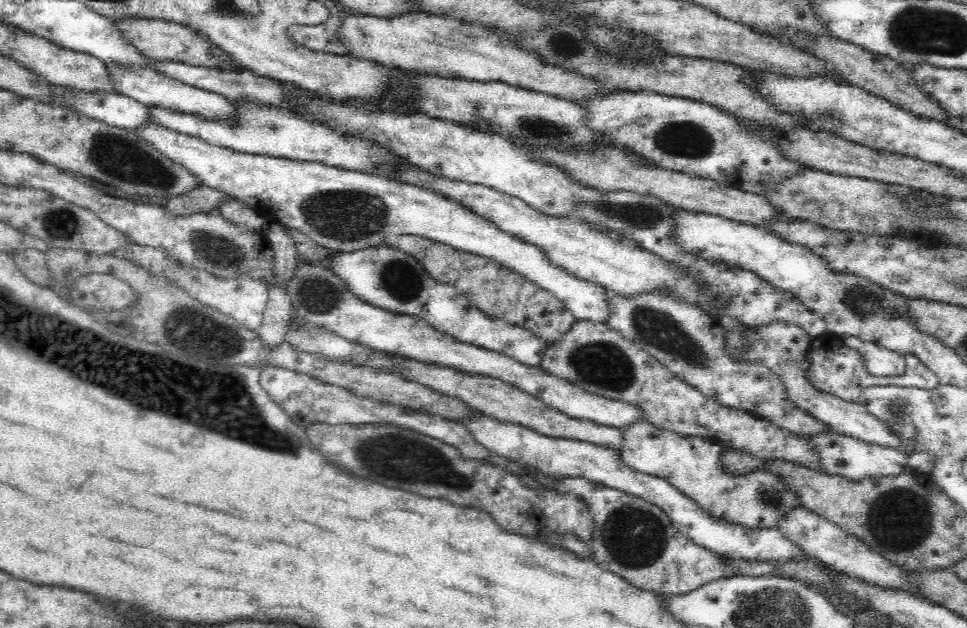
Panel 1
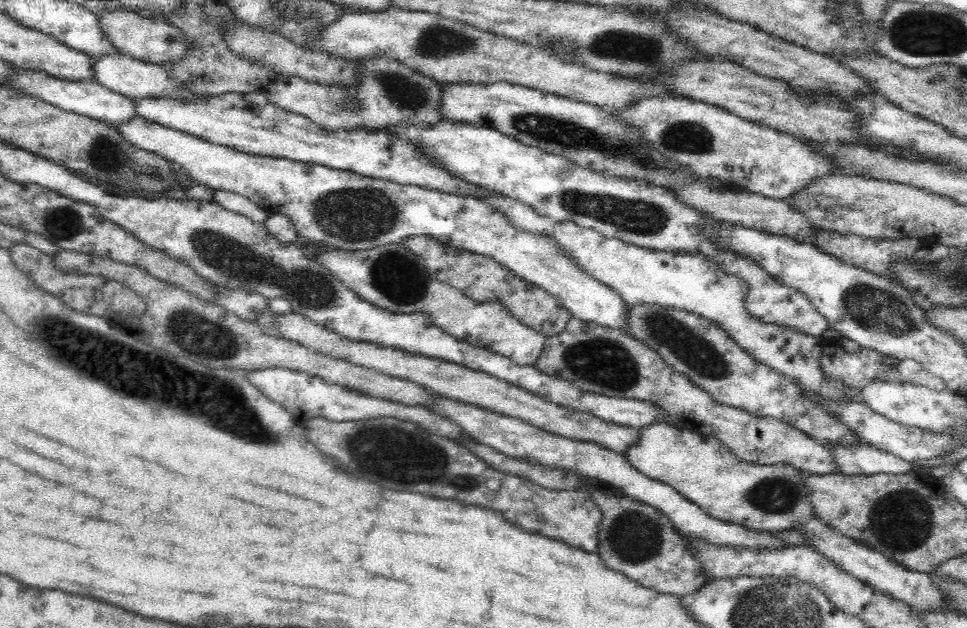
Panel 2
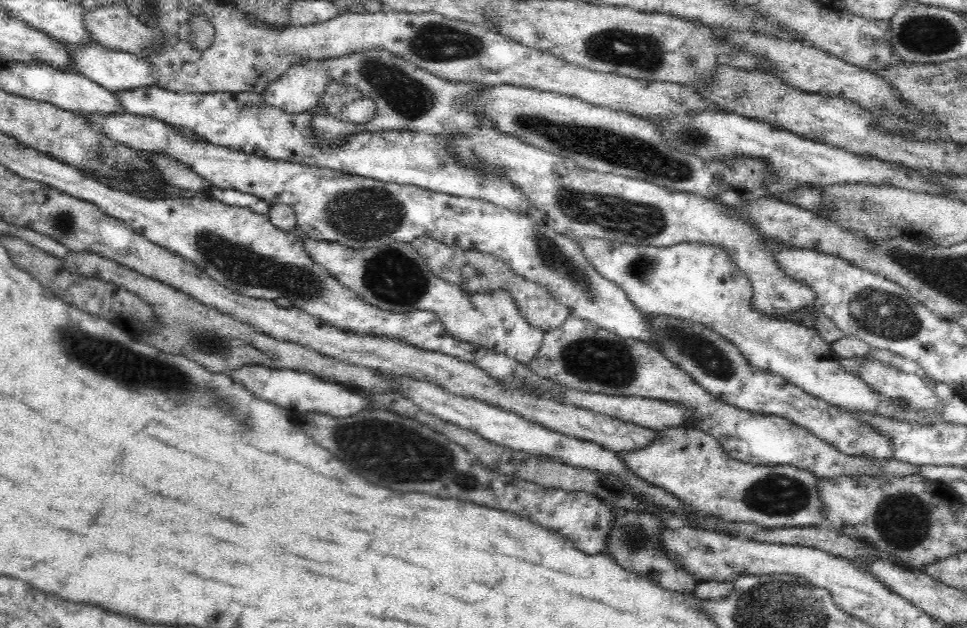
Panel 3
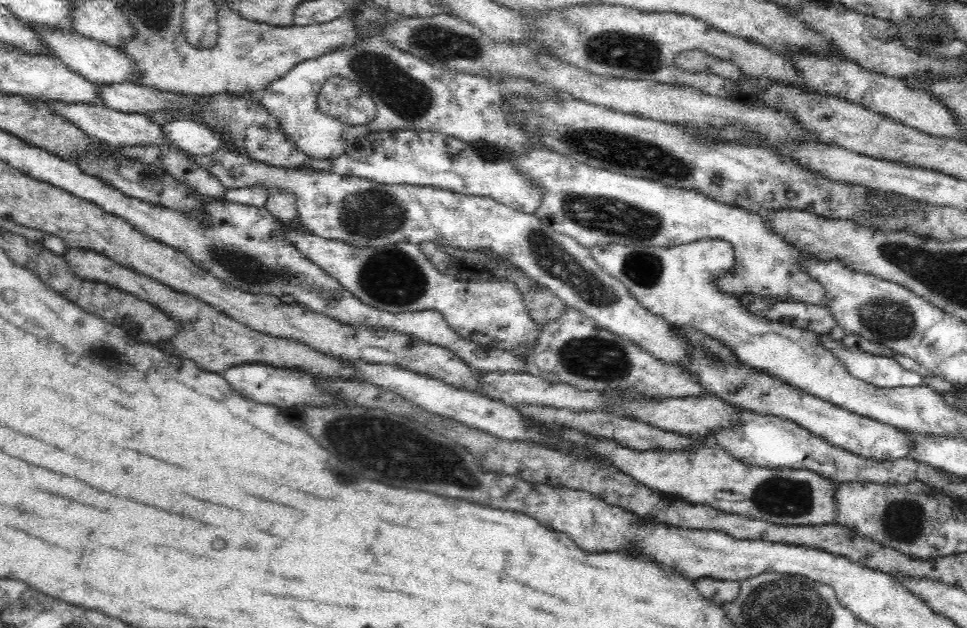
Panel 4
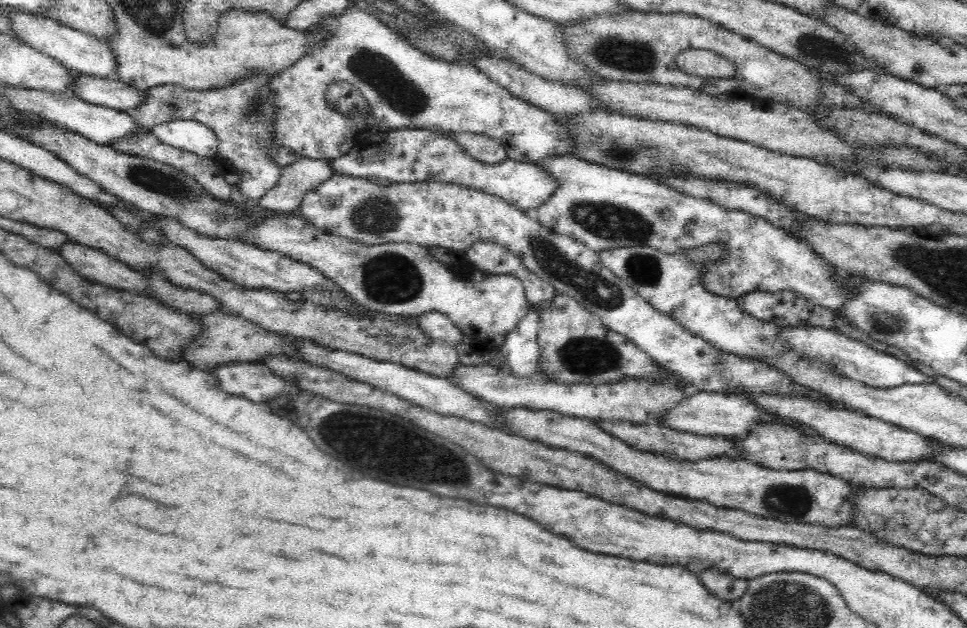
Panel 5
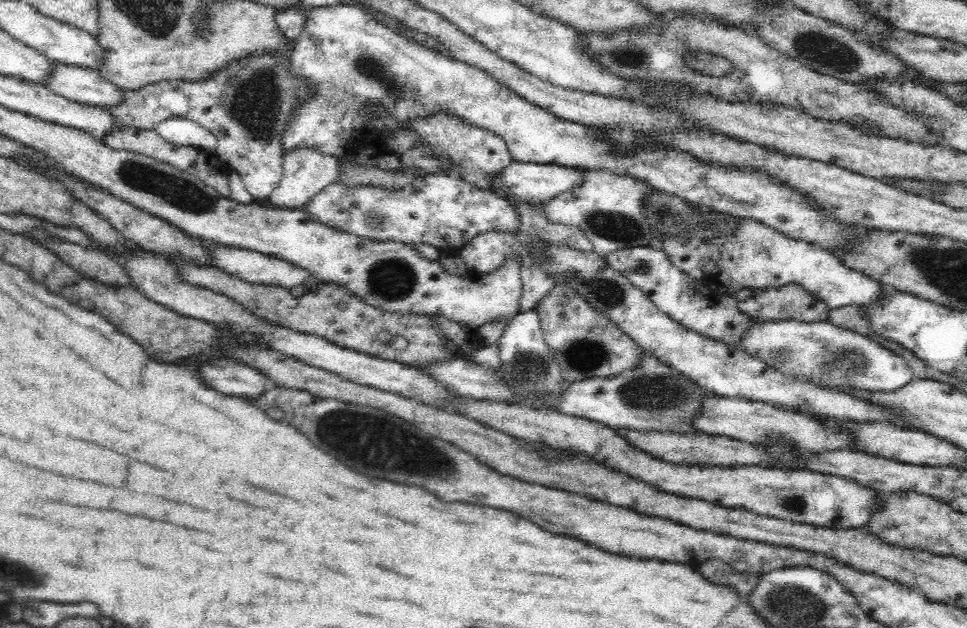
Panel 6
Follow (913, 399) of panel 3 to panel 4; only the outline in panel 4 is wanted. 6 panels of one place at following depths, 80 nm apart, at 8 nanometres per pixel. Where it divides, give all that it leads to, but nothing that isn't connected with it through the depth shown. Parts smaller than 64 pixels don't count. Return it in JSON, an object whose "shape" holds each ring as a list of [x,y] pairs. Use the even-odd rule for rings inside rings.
{"shape":[[[817,334],[817,339],[825,349],[833,353],[842,364],[845,365],[846,371],[858,380],[863,380],[868,384],[880,388],[898,388],[898,387],[920,387],[924,383],[924,377],[917,372],[906,370],[901,367],[899,362],[896,362],[893,357],[876,356],[863,350],[854,350],[843,345],[841,340],[831,339],[829,336]]]}

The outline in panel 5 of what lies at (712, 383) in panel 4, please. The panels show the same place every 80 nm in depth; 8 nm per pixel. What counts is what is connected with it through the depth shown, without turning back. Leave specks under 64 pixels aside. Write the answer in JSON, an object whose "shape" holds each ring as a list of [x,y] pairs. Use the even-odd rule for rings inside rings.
{"shape":[[[750,392],[738,395],[743,395],[746,399],[750,399],[752,403],[758,405],[759,408],[766,409],[766,412],[772,413],[772,415],[782,417],[784,420],[791,419],[796,421],[796,423],[810,427],[814,433],[829,443],[848,447],[850,450],[869,455],[870,457],[878,457],[882,460],[887,460],[887,462],[914,461],[934,463],[934,456],[949,447],[944,443],[930,440],[917,433],[896,427],[896,424],[865,417],[854,411],[834,410],[830,405],[809,400],[808,397],[802,395],[782,396],[766,395],[766,393],[752,395]]]}

